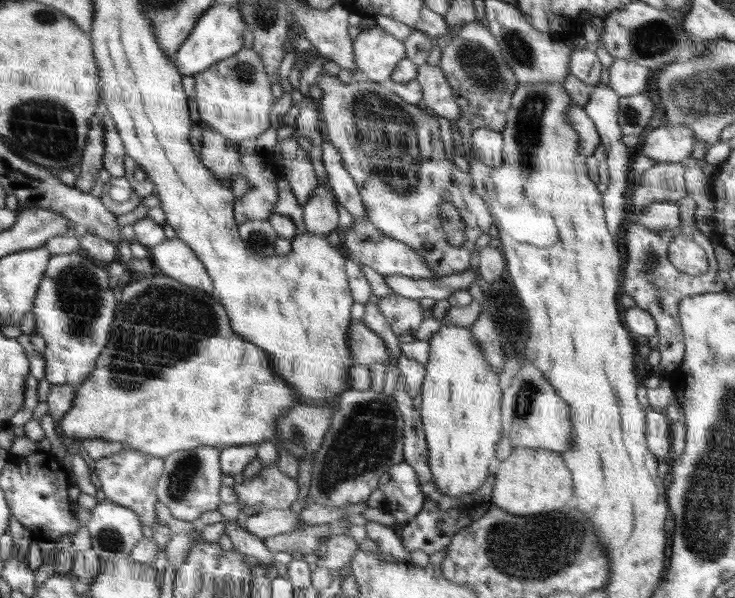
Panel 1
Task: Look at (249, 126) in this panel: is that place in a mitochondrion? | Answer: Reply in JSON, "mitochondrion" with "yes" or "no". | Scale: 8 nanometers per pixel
{"mitochondrion":"no"}

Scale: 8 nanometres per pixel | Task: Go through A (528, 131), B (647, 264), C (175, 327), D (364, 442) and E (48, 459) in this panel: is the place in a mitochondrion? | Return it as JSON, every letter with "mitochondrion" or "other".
{"A":"mitochondrion","B":"mitochondrion","C":"mitochondrion","D":"mitochondrion","E":"other"}

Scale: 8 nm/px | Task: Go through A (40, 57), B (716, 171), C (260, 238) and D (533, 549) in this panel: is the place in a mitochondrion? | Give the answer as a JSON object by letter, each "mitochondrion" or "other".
{"A":"other","B":"other","C":"mitochondrion","D":"mitochondrion"}

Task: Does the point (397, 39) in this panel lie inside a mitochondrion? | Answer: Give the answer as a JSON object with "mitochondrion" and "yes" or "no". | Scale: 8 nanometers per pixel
{"mitochondrion":"no"}

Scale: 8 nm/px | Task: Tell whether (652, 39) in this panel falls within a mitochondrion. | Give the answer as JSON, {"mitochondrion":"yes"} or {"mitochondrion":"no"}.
{"mitochondrion":"yes"}

